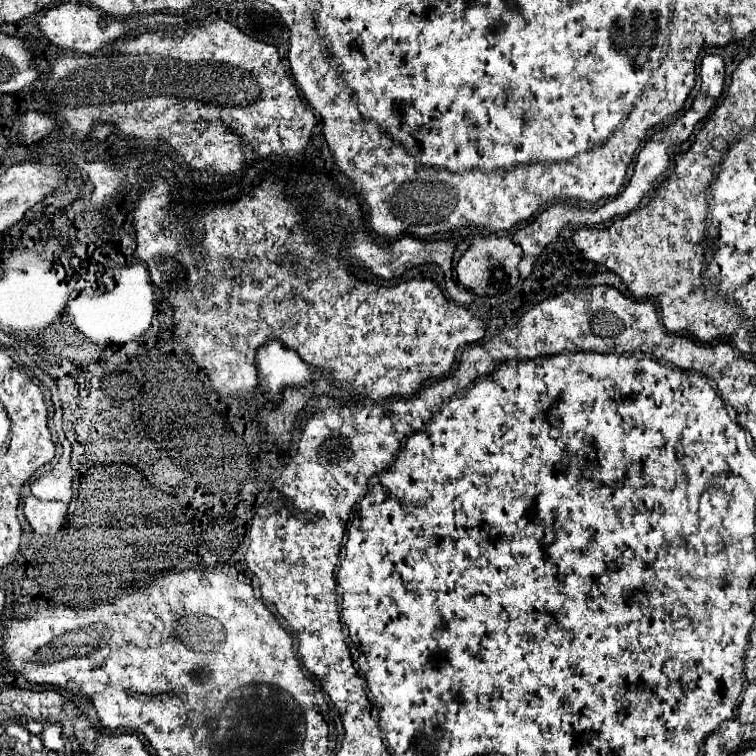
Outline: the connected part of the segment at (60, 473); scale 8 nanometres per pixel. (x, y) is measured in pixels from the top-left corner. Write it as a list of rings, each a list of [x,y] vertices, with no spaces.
[[[55,418],[55,430],[59,436],[61,444],[61,458],[53,462],[53,466],[31,484],[31,494],[37,496],[39,500],[57,500],[57,502],[71,502],[73,496],[73,478],[75,472],[71,468],[71,444],[65,440],[63,428],[61,428],[61,418]]]

